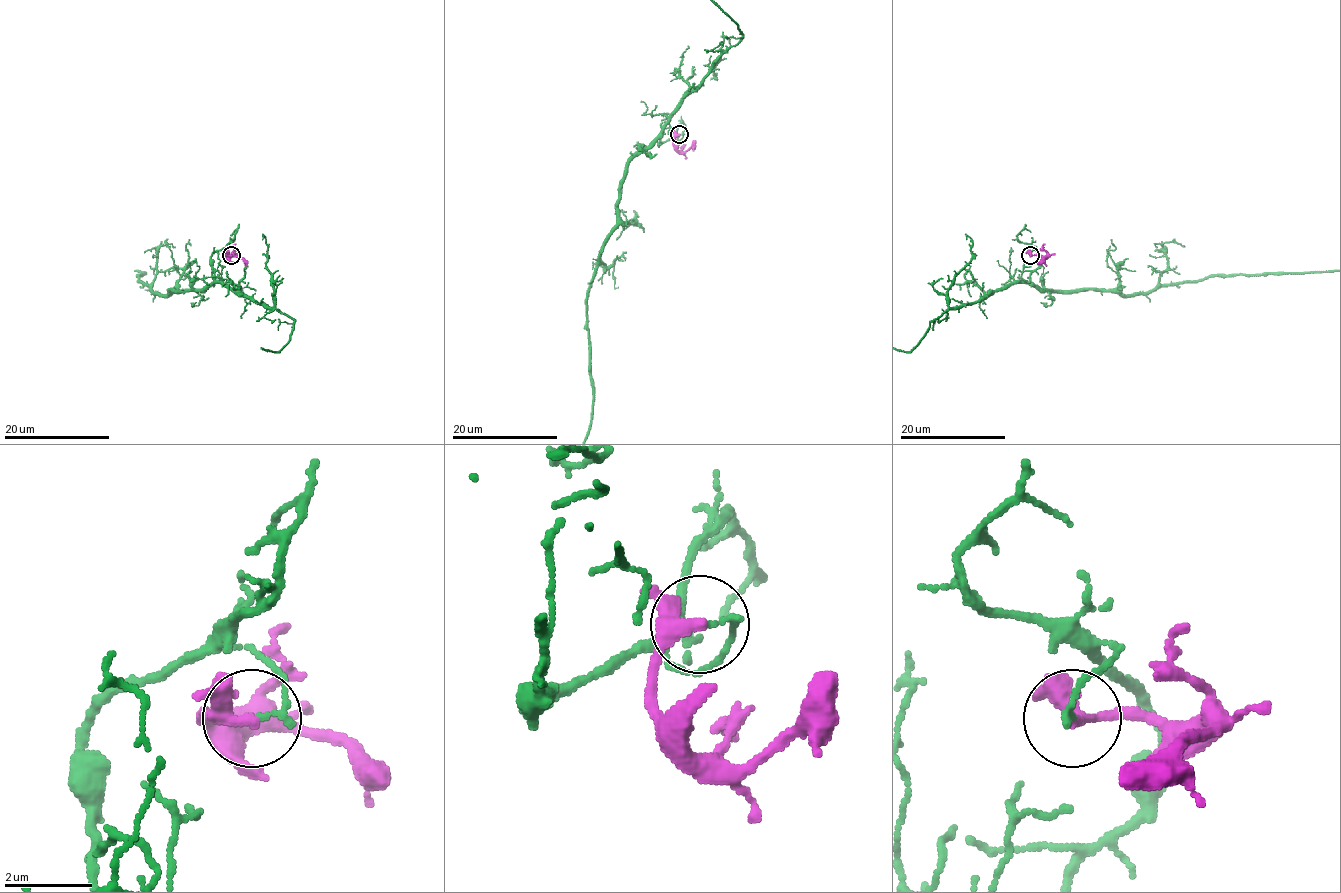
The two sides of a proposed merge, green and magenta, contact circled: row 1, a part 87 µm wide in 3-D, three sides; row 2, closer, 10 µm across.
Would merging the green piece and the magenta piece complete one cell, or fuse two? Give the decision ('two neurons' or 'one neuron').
two neurons

